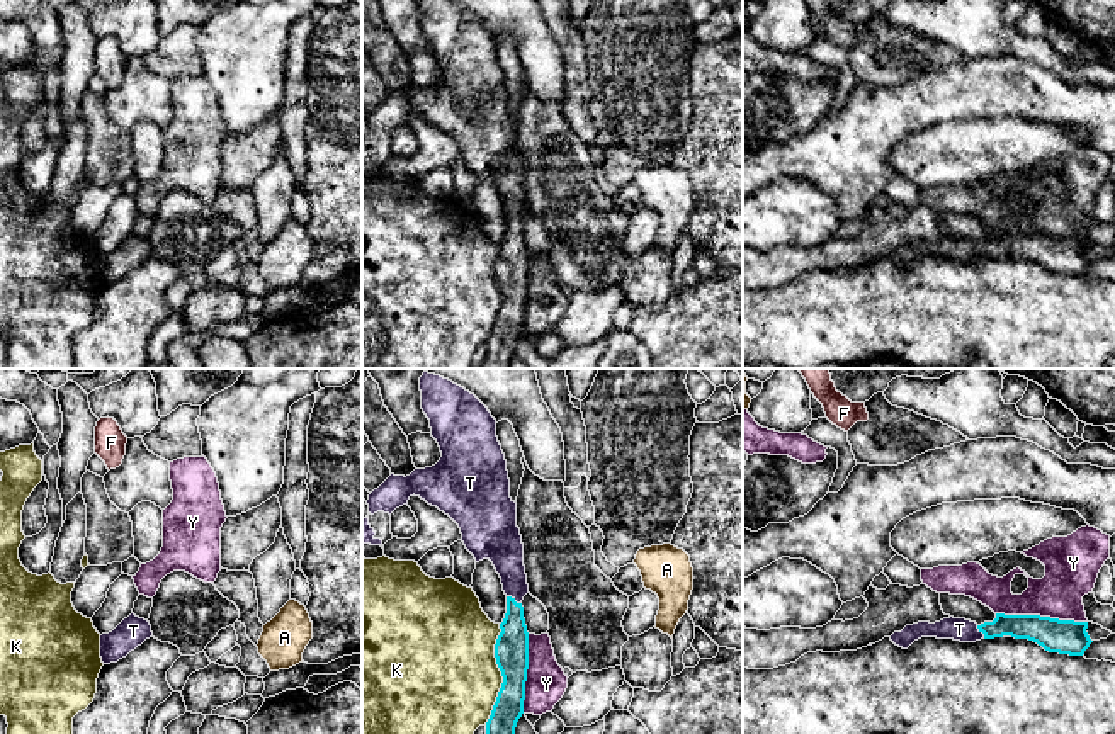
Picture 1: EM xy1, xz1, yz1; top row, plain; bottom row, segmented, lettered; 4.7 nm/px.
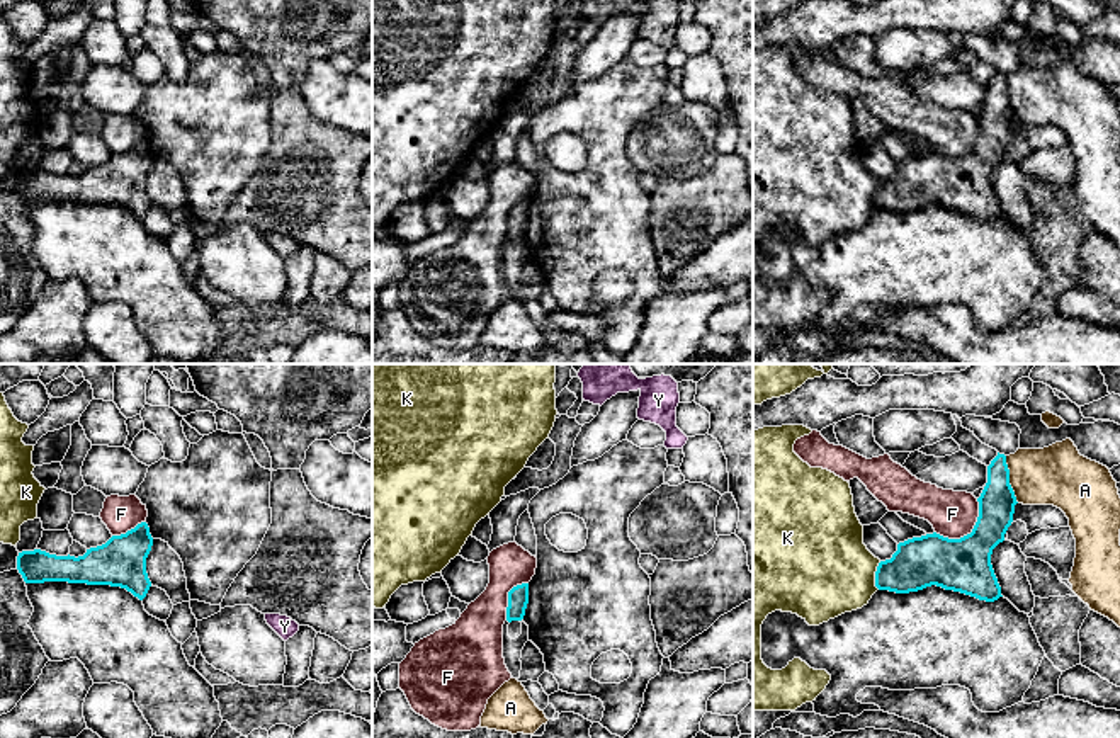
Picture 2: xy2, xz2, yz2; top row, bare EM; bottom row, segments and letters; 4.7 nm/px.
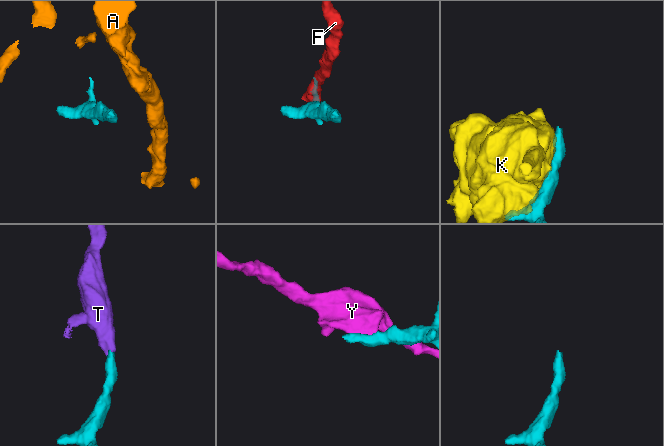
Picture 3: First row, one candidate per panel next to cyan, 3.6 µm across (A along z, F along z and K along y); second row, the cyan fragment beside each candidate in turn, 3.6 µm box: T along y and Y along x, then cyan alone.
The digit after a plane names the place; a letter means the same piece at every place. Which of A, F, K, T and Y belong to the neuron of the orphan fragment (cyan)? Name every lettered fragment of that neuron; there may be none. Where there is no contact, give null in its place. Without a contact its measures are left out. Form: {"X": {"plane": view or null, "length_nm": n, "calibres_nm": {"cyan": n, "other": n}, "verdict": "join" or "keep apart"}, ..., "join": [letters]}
{"A": {"plane": "yz2", "length_nm": 240, "calibres_nm": {"cyan": 180, "other": 280}, "verdict": "keep apart"}, "F": {"plane": "yz2", "length_nm": 260, "calibres_nm": {"cyan": 260, "other": 220}, "verdict": "keep apart"}, "K": {"plane": "xz1", "length_nm": 480, "calibres_nm": {"cyan": 160, "other": 480}, "verdict": "keep apart"}, "T": {"plane": "xz1", "length_nm": 80, "calibres_nm": {"cyan": 160, "other": 180}, "verdict": "join"}, "Y": {"plane": "yz1", "length_nm": 440, "calibres_nm": {"cyan": 160, "other": 240}, "verdict": "keep apart"}, "join": ["T"]}

